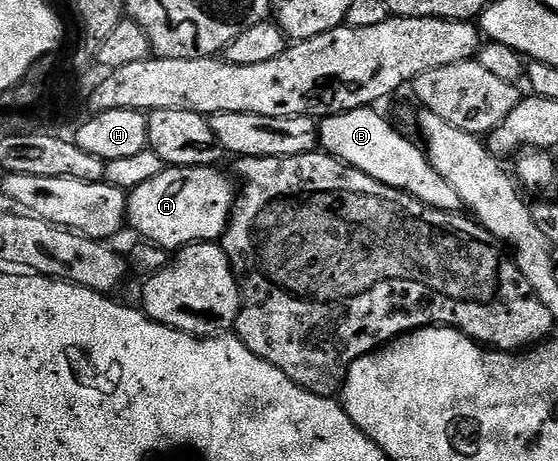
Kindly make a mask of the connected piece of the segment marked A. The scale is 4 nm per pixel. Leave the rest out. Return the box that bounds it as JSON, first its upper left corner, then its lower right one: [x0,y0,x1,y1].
[125,166,235,250]

